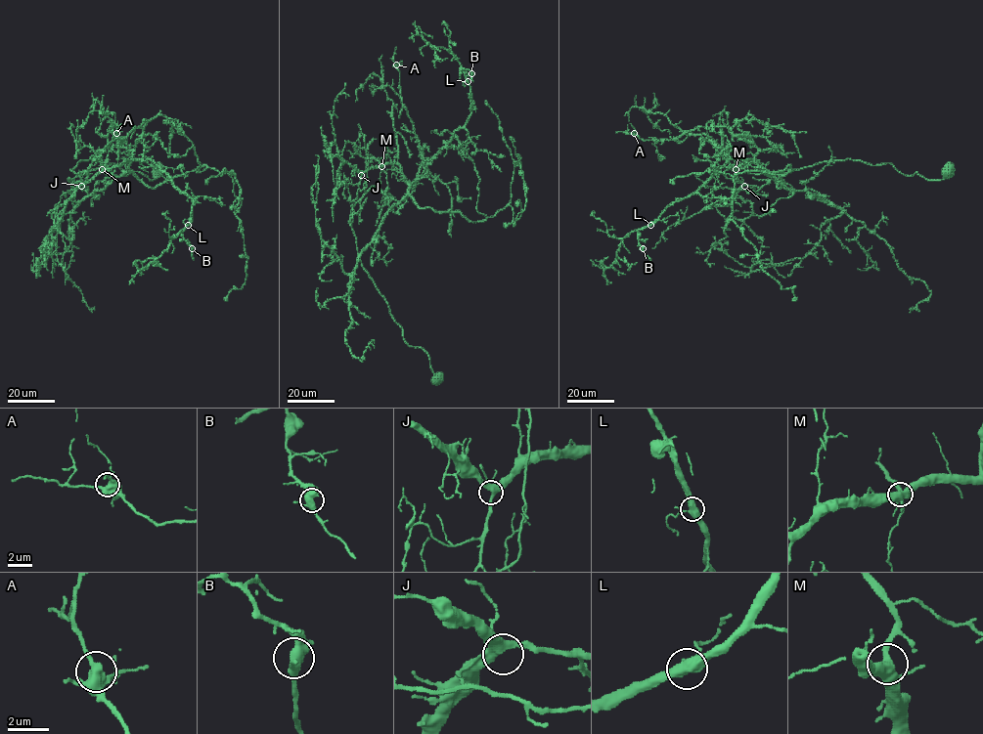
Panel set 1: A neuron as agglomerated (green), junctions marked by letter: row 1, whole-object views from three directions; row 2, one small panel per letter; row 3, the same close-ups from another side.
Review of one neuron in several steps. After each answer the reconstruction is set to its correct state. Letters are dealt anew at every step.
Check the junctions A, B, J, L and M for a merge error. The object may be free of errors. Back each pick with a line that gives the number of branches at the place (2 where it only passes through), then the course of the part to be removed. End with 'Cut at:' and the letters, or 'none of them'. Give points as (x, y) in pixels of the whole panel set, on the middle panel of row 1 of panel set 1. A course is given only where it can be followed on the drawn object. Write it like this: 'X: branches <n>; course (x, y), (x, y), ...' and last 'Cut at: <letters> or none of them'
Cut at: none of them

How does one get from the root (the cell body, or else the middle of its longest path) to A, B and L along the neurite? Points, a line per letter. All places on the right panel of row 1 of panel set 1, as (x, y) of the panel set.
A: (947, 170), (929, 180), (849, 158), (756, 169), (770, 176), (758, 149), (726, 126), (662, 141), (634, 133)
B: (947, 170), (929, 180), (849, 158), (756, 169), (770, 176), (752, 159), (730, 158), (638, 231), (643, 248)
L: (947, 170), (929, 180), (849, 158), (756, 169), (770, 176), (752, 159), (730, 158), (650, 225)

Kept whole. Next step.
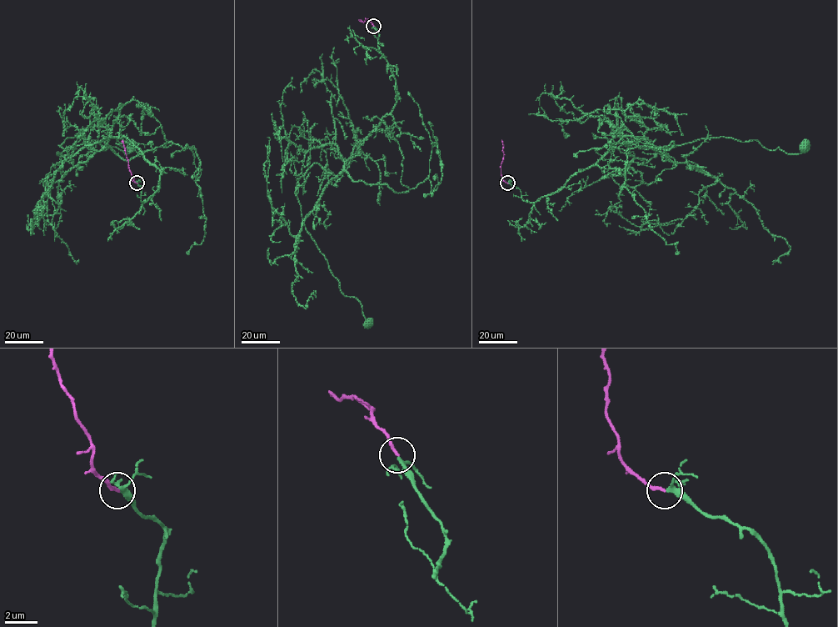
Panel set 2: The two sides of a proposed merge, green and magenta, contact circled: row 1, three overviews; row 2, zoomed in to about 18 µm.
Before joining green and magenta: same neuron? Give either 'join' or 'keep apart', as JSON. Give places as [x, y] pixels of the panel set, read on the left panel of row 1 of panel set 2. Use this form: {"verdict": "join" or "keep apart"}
{"verdict": "join"}

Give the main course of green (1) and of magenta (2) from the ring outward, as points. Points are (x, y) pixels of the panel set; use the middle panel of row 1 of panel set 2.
1: (373, 26), (396, 79), (394, 107), (336, 175), (314, 163), (296, 187), (306, 230), (368, 322)
2: (373, 26), (368, 19), (363, 22), (359, 19)

